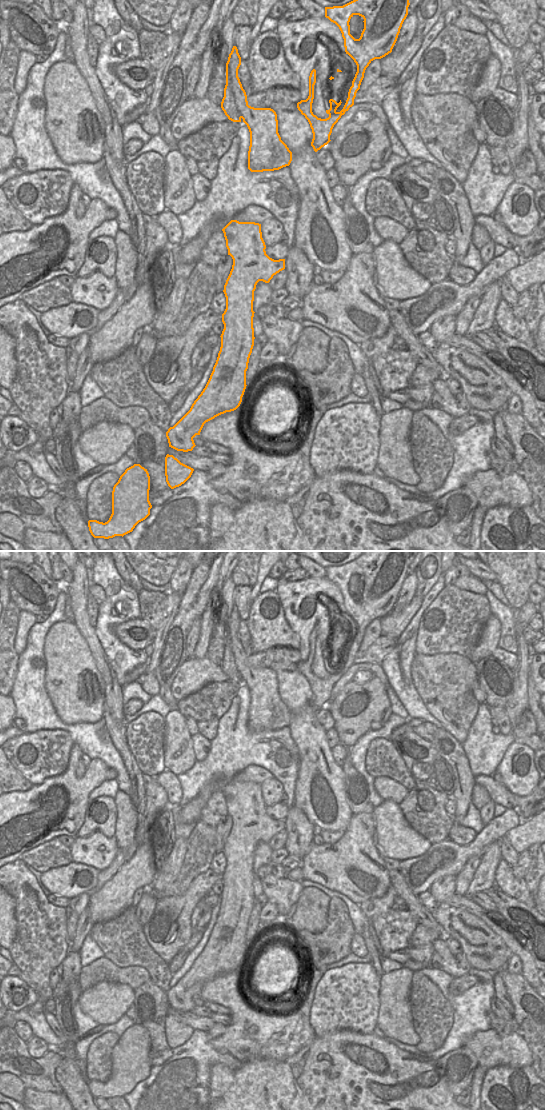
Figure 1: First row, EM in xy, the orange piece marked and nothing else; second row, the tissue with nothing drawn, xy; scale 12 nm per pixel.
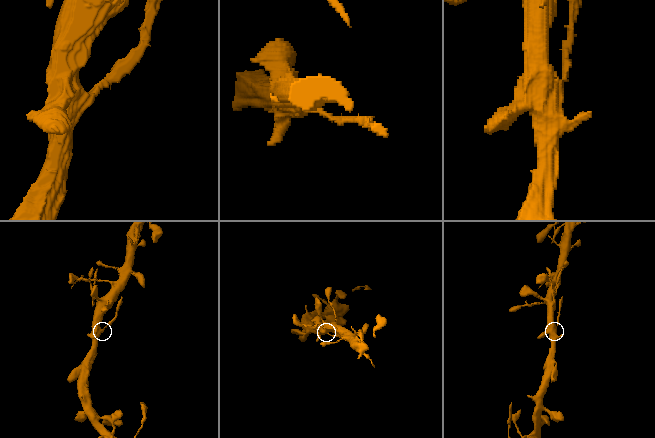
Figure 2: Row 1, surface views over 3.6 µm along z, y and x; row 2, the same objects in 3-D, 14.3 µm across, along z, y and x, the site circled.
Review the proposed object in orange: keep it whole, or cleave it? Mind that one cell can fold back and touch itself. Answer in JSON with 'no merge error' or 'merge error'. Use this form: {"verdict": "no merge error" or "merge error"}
{"verdict": "no merge error"}

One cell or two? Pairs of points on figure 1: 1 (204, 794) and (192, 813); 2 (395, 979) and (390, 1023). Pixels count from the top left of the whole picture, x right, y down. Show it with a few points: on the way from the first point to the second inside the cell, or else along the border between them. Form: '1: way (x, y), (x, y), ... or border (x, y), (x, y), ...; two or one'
1: way (201, 799), (193, 808); one
2: way (394, 990), (394, 1012); one

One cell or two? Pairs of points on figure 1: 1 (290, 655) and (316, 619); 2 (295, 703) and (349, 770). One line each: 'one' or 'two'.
1: two
2: two

